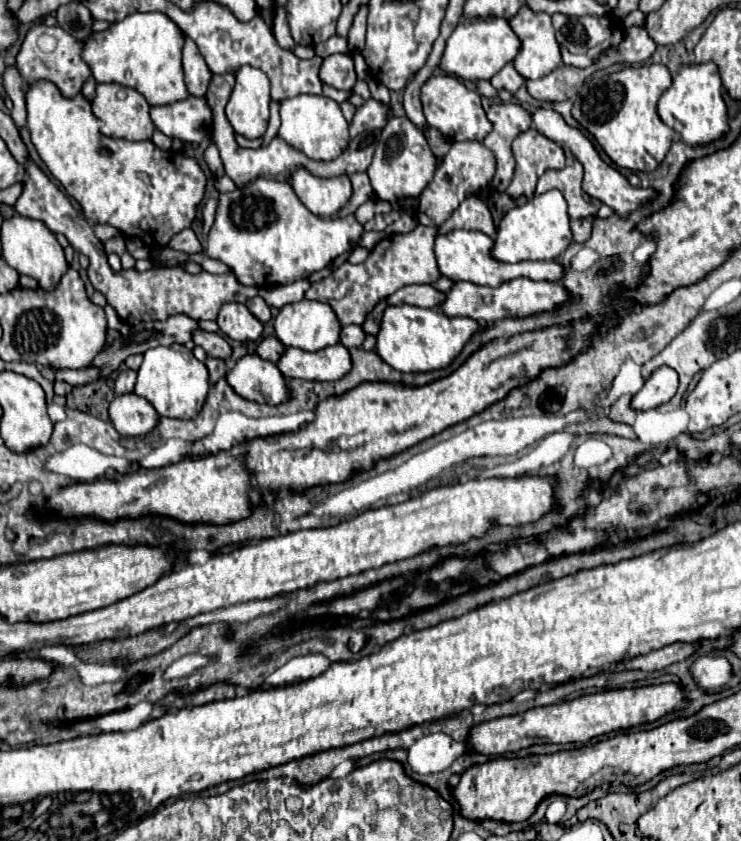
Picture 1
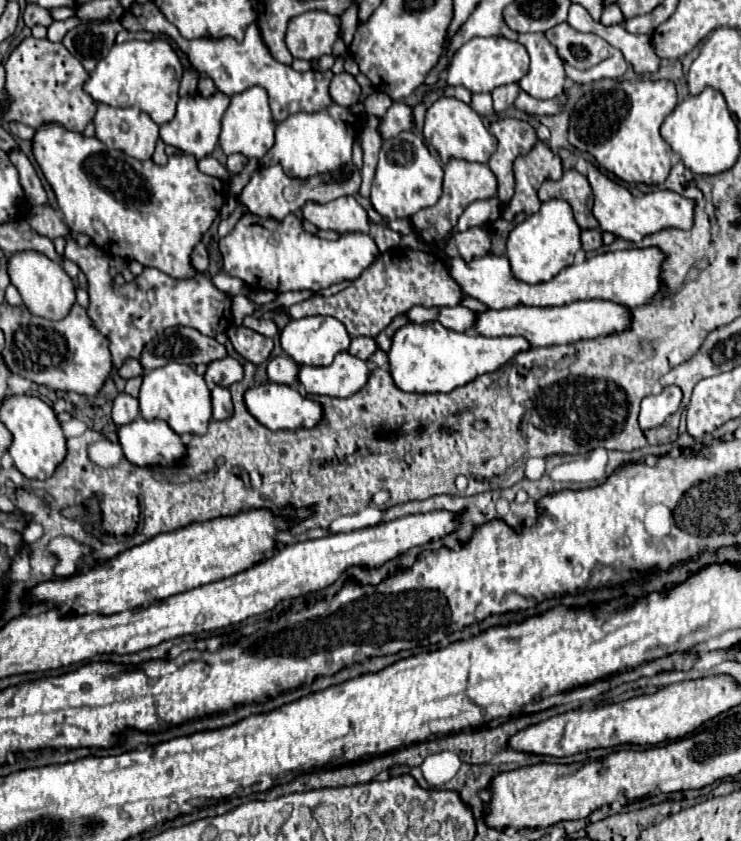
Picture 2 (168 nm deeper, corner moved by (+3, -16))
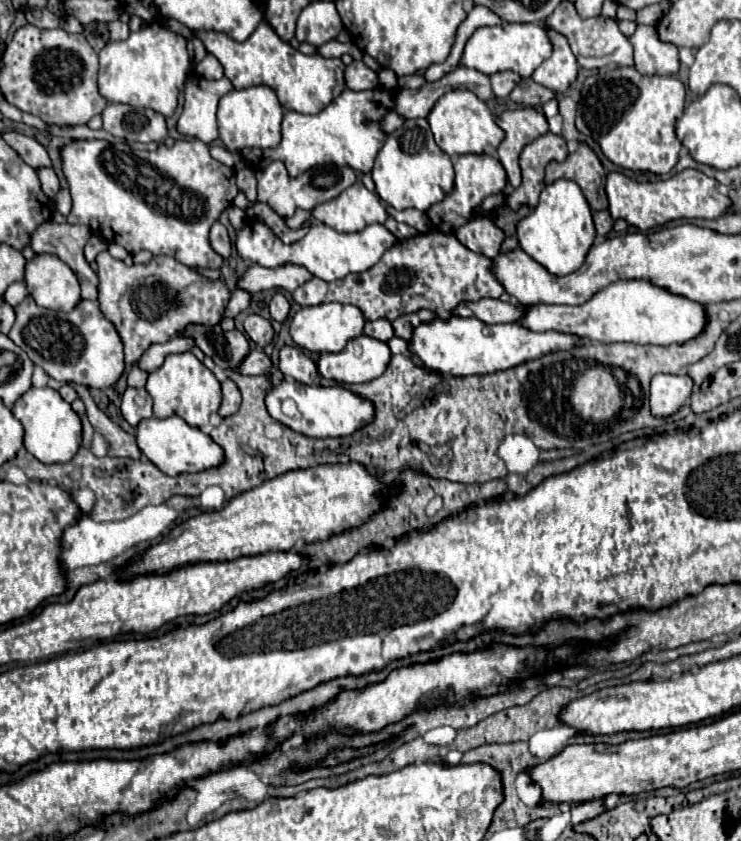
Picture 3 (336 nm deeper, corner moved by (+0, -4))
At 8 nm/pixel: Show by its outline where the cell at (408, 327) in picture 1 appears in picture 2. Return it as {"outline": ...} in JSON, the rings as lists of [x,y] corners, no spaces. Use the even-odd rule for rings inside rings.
{"outline":[[[410,322],[402,326],[392,338],[392,348],[388,352],[390,374],[396,386],[404,392],[452,392],[454,388],[466,386],[470,384],[470,380],[476,380],[486,372],[496,372],[498,368],[504,368],[518,352],[526,352],[530,348],[532,344],[520,336],[488,338],[482,334],[454,332],[438,322]]]}

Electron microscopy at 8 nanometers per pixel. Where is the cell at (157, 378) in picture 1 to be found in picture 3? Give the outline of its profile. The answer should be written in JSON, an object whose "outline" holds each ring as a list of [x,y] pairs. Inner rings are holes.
{"outline":[[[193,352],[169,354],[161,368],[149,372],[145,390],[153,398],[153,414],[157,418],[167,418],[171,414],[181,416],[189,426],[201,428],[209,424],[209,416],[219,410],[221,404],[221,384],[203,362],[199,362]]]}

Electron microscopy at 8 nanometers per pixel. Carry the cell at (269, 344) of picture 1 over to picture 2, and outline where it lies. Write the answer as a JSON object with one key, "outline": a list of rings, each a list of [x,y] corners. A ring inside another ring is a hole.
{"outline":[[[276,356],[268,364],[268,378],[274,384],[298,386],[298,364],[290,356]]]}

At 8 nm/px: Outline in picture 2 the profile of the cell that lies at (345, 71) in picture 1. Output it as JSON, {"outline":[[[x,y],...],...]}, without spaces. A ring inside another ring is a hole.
{"outline":[[[348,72],[336,74],[330,82],[330,96],[340,106],[352,106],[354,102],[360,102],[360,84]]]}

